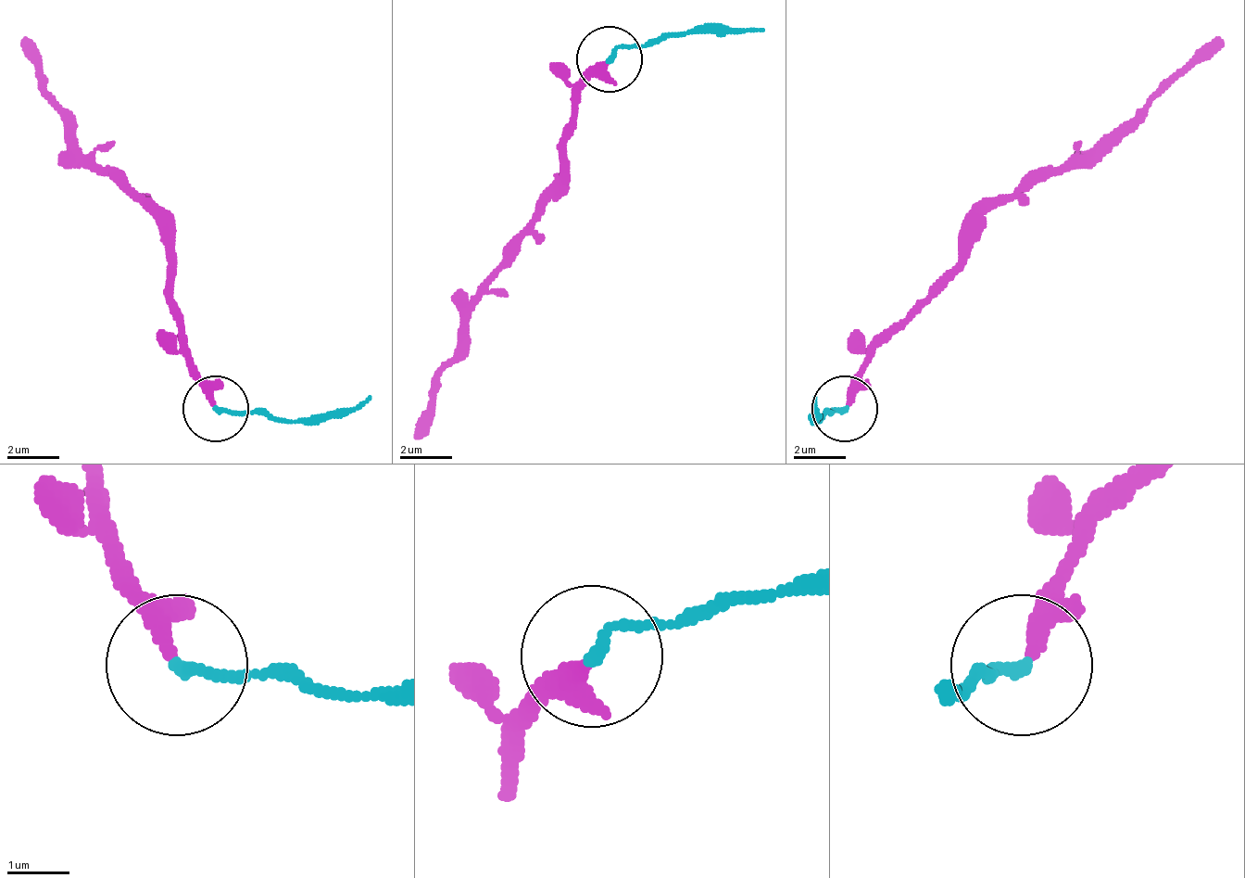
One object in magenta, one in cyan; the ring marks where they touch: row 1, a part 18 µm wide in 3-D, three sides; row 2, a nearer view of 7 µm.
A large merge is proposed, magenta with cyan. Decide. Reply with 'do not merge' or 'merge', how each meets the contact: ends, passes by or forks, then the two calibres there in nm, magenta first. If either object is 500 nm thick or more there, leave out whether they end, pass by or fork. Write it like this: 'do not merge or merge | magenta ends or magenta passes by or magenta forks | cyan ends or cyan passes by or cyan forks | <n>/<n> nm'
do not merge | magenta passes by | cyan ends | 220/190 nm

